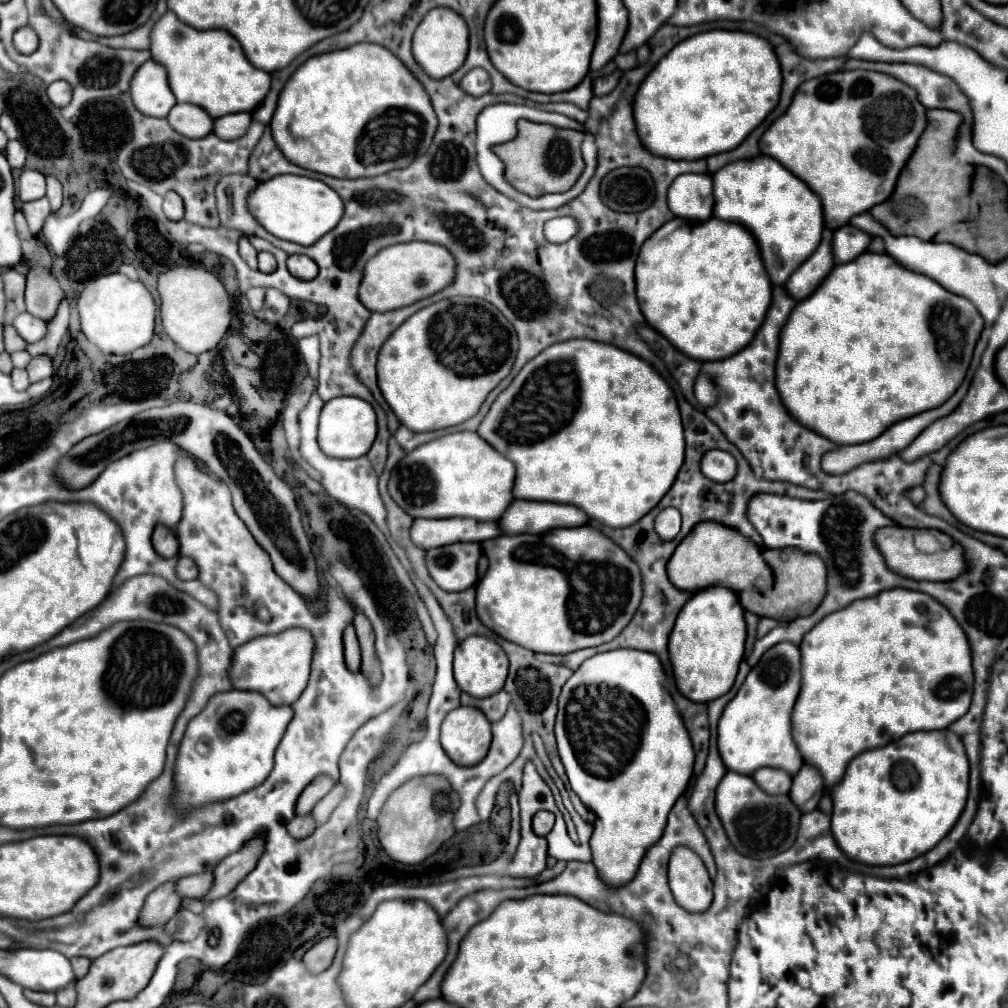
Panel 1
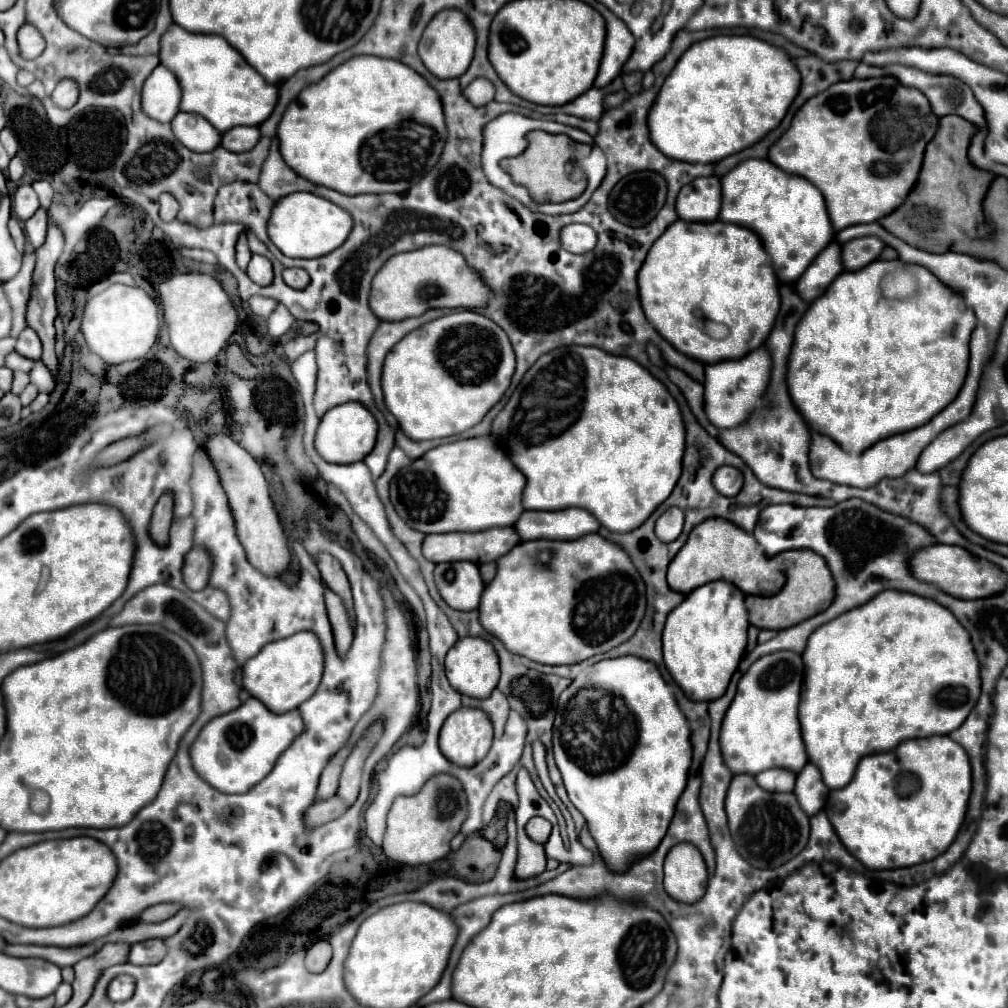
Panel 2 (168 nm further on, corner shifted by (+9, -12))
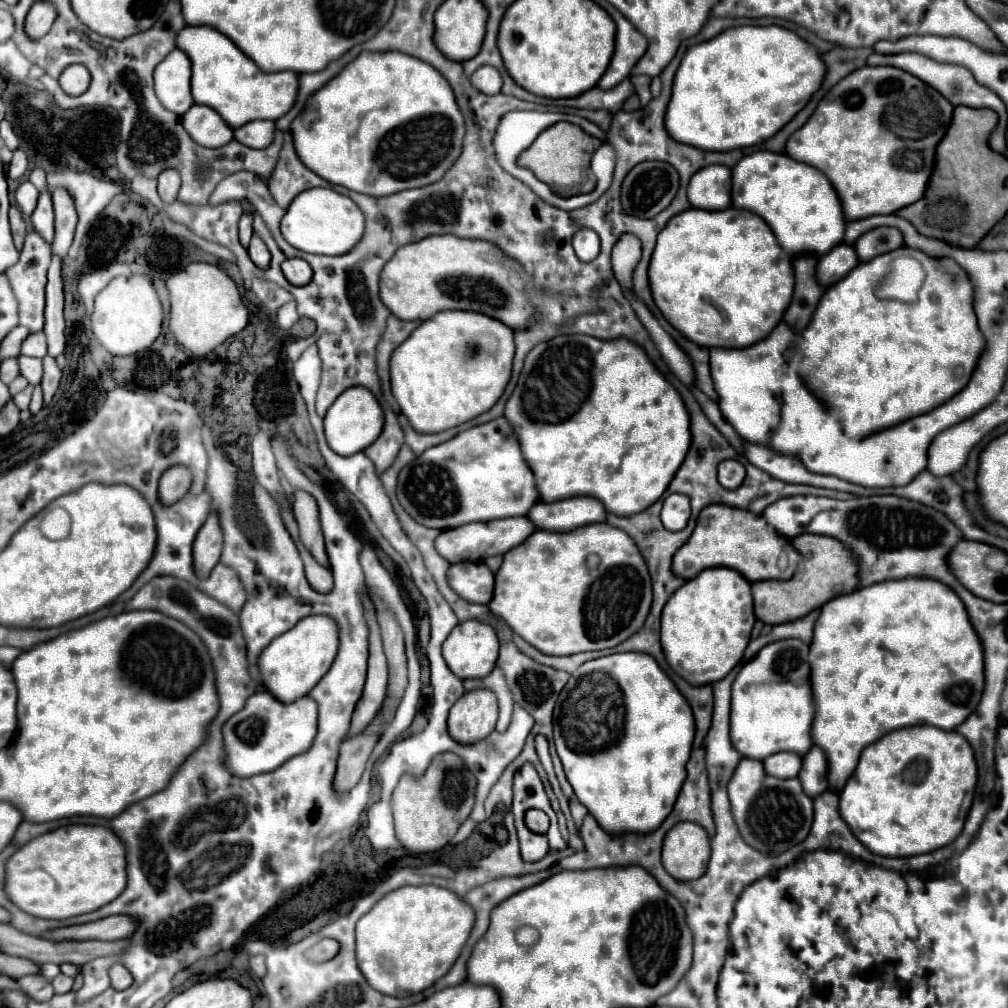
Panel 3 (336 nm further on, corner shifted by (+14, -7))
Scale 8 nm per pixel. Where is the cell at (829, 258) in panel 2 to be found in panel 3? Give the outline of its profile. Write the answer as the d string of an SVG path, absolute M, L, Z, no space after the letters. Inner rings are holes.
M842 243L820 257L816 277L824 287L830 287L836 281L840 281L842 277L846 277L846 273L850 273L850 269L856 267L858 263L860 261L858 257L854 257L854 247Z

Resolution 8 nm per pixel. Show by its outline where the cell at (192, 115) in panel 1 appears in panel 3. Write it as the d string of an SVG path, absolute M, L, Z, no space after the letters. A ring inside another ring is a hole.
M194 105L182 115L182 123L190 137L202 147L222 147L234 139L234 129L206 105Z

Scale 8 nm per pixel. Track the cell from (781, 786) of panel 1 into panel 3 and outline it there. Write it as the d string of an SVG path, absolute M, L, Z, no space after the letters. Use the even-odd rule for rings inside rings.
M774 753L774 757L766 757L764 769L772 777L790 779L802 769L802 757L798 757L798 753Z

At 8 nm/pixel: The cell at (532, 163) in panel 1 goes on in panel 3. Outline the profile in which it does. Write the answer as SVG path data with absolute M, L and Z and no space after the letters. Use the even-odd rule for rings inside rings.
M556 123L542 131L536 141L520 155L520 165L534 171L534 175L548 183L550 189L560 197L572 197L580 193L590 193L596 187L596 177L590 169L592 153L602 145L600 139L584 133L578 125Z

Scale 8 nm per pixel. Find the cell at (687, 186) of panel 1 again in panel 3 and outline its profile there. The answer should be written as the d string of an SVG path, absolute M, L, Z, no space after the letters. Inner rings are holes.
M710 165L700 169L688 185L688 199L698 209L726 209L730 201L730 169L726 165Z

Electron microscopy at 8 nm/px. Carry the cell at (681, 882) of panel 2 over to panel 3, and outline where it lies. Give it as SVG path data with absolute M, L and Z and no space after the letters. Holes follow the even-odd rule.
M680 821L674 825L662 847L664 869L678 881L690 881L704 875L710 859L710 839L702 825Z

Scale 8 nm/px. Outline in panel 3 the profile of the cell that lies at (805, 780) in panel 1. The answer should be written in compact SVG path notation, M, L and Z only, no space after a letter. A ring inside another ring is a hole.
M814 745L810 753L806 753L804 765L798 777L802 781L806 795L810 797L816 797L828 789L828 761L824 751L818 745Z

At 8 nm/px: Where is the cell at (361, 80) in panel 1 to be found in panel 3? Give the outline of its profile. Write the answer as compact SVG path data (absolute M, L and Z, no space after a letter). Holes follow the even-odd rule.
M362 51L308 99L306 109L292 123L292 135L298 157L316 175L350 191L384 197L440 181L462 153L466 127L450 83L430 63L400 51Z

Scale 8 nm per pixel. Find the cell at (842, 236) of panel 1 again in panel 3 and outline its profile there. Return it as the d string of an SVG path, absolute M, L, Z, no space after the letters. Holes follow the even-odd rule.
M878 227L872 229L868 233L864 233L856 243L856 253L860 257L860 261L870 261L878 255L884 255L888 251L894 251L898 247L904 245L904 237L896 227ZM888 241L890 241L890 249L888 249Z

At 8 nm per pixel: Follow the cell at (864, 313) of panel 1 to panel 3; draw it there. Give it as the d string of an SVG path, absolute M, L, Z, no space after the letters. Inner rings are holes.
M902 247L894 253L884 253L882 257L860 263L842 281L832 285L820 299L814 319L802 335L804 359L800 365L800 375L812 393L832 409L834 417L840 419L844 433L852 439L862 439L874 431L888 429L900 421L928 413L946 403L968 383L980 355L986 349L972 301L974 285L970 283L966 271L960 269L960 265L950 257L930 257L920 249ZM900 255L916 255L916 259L924 263L926 281L916 303L900 303L876 297L878 285L890 273L890 263ZM956 367L964 367L964 377L954 375Z

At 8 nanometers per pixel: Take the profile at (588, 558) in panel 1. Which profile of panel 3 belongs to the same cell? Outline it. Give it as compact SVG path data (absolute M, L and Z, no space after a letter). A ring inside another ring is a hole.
M608 523L584 525L570 533L532 533L522 545L504 555L490 601L492 613L502 617L524 641L546 655L574 655L616 647L644 625L650 605L652 581L640 549L628 533Z

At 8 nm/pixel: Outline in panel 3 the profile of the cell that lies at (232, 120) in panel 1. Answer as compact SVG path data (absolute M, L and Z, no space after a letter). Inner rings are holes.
M250 121L244 127L234 131L236 141L244 143L246 147L252 149L266 149L270 141L274 141L276 133L276 123L274 121Z

